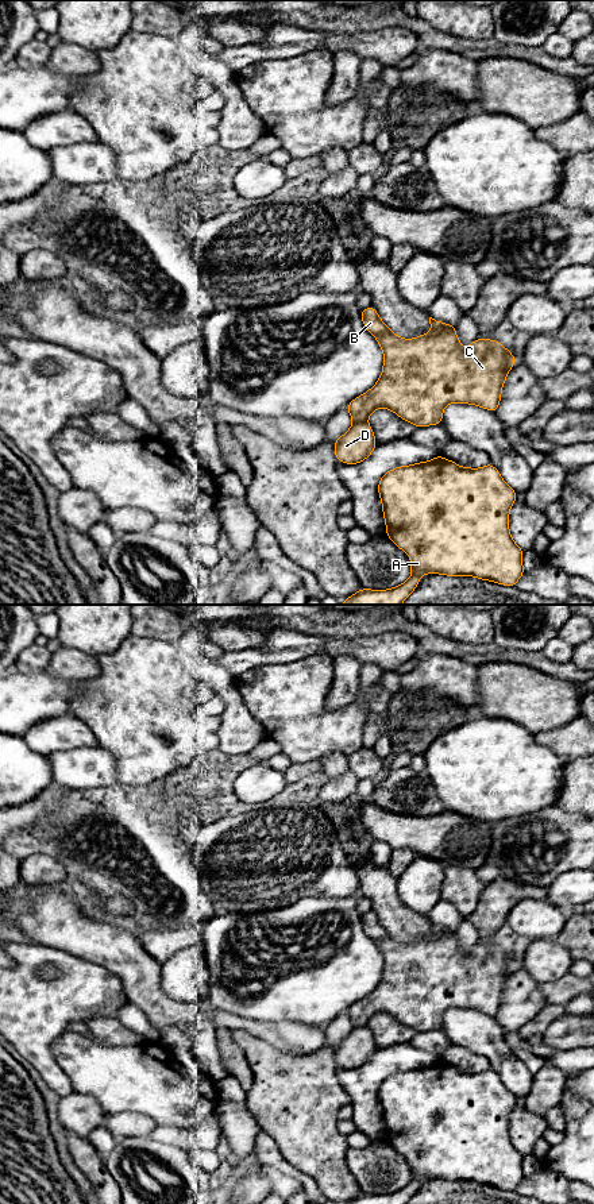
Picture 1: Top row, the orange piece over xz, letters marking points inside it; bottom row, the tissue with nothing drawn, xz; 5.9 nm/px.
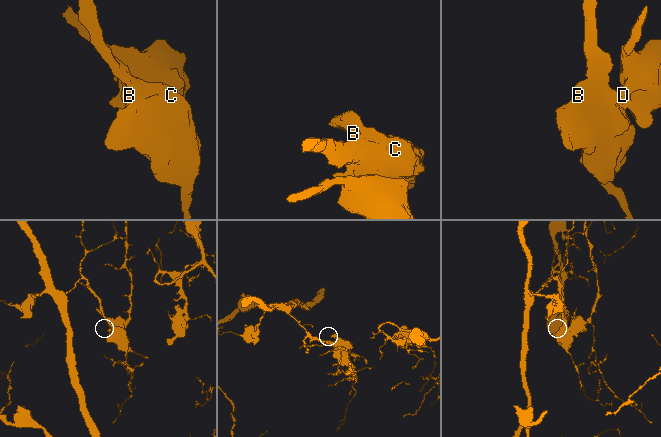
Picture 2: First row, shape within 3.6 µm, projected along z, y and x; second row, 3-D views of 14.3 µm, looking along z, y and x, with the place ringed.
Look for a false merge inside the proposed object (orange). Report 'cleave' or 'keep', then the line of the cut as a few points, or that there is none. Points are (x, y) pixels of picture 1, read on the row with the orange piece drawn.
cleave | xz (354, 421), (366, 424)

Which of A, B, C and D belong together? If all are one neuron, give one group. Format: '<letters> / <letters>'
A D / B C

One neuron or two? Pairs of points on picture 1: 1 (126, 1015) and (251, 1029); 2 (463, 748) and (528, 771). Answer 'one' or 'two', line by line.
1: two
2: one

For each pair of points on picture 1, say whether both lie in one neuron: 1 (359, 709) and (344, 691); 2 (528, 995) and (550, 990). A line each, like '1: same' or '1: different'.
1: different
2: different

